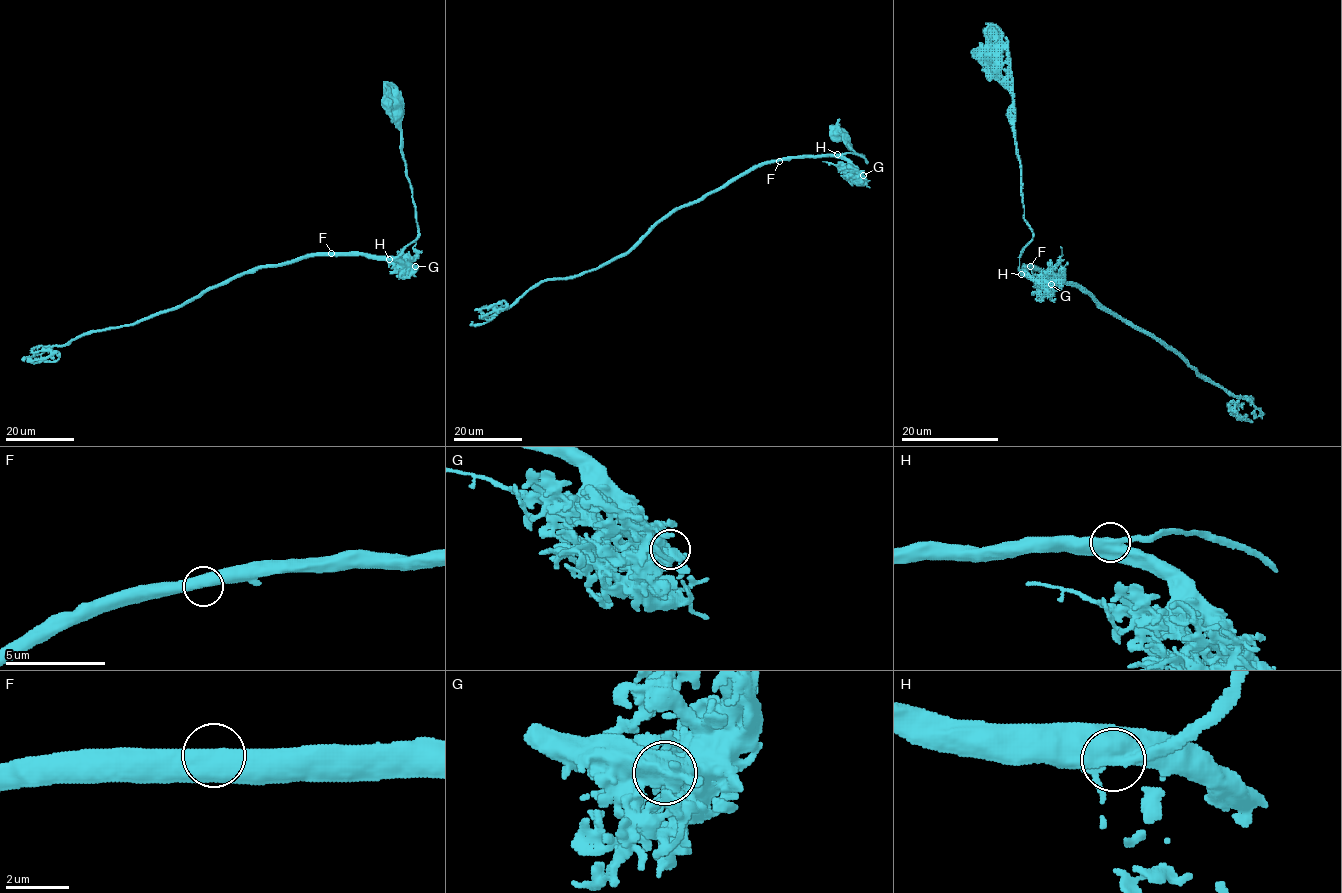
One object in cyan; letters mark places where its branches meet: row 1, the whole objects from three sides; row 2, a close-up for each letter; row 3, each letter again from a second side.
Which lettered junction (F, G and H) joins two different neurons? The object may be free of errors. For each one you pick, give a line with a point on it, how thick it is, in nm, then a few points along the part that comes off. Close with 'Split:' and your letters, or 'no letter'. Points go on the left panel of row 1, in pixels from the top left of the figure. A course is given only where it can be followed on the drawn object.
Split: no letter

